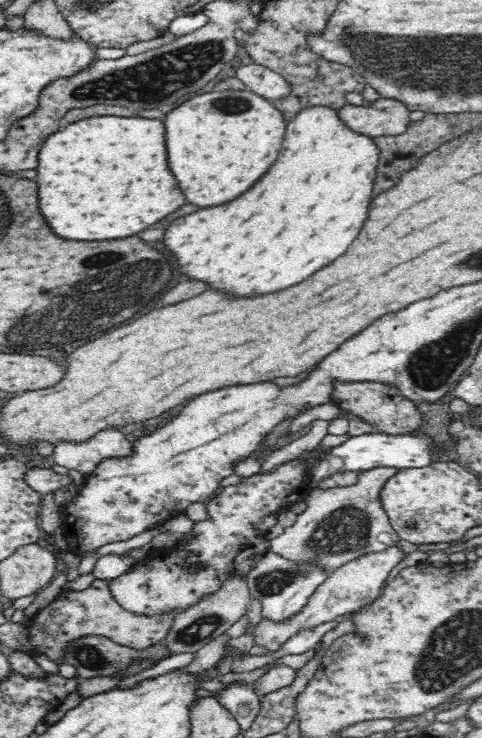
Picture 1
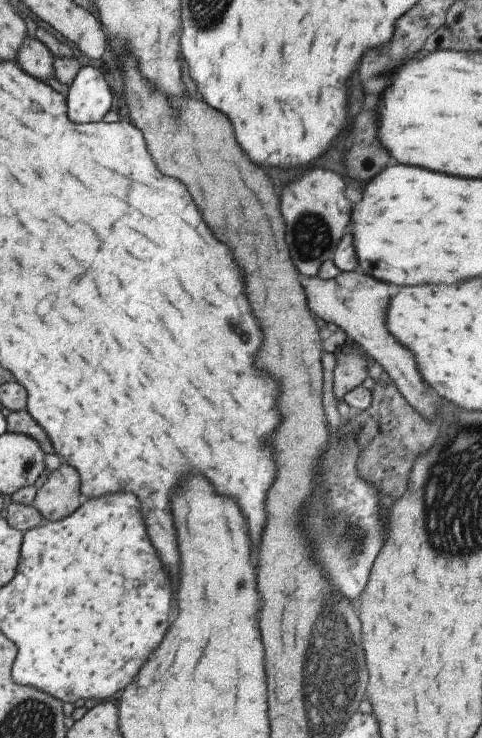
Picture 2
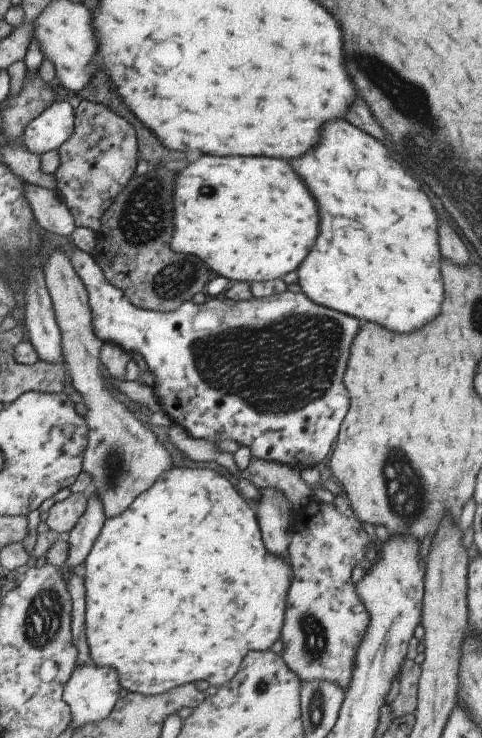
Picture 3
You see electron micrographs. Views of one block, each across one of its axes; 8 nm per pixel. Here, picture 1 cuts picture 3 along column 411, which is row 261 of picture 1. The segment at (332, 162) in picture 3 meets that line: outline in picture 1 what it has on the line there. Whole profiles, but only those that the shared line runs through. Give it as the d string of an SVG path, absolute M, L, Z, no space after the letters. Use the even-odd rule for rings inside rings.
M314 106L313 108L302 109L286 126L286 138L282 142L282 152L278 156L278 160L272 164L272 168L262 176L262 180L258 180L254 184L254 188L250 188L250 192L238 196L238 200L232 200L228 204L222 204L218 208L204 208L198 210L194 214L182 216L176 222L172 222L166 228L164 234L164 246L170 250L170 254L174 256L180 274L186 276L188 280L200 280L206 282L212 290L218 290L222 294L232 294L232 296L242 296L242 298L250 298L250 296L264 296L264 294L272 294L284 288L290 288L302 280L306 280L308 276L312 276L314 272L318 272L320 268L328 266L330 262L334 262L338 256L342 256L346 252L346 248L350 246L350 242L354 242L354 238L358 236L360 228L366 222L368 216L368 206L370 206L370 196L373 193L373 184L377 173L377 164L379 163L379 148L374 144L372 136L364 136L360 132L354 132L340 120L337 111L324 106Z

